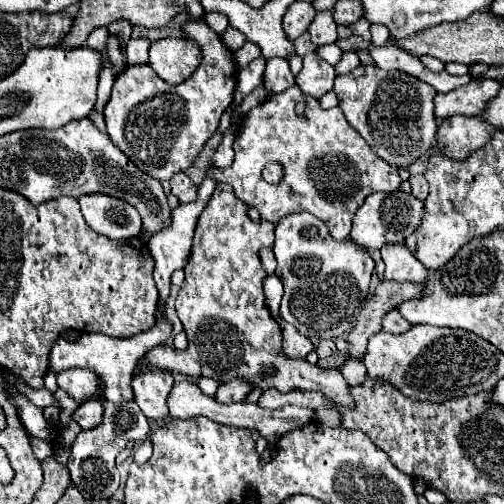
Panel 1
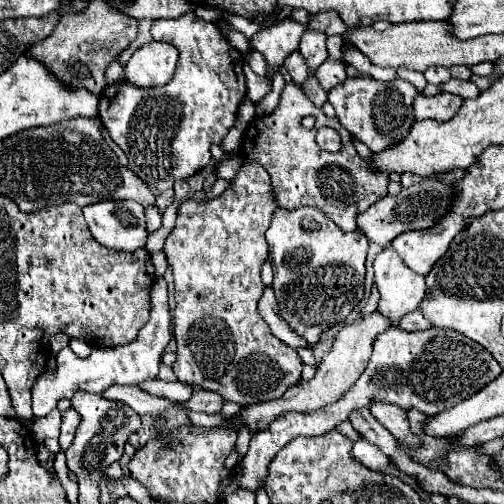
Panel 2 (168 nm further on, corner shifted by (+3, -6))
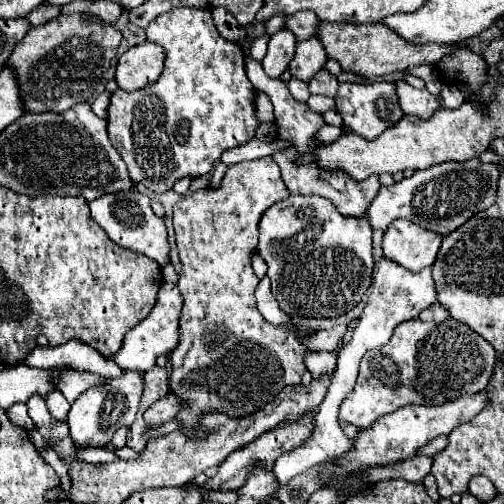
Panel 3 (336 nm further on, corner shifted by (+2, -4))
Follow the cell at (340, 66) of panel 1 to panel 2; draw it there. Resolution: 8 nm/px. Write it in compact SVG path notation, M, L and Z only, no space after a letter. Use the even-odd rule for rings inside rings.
M328 58L318 66L314 76L316 76L318 84L322 84L322 88L326 92L330 92L334 86L338 86L338 84L342 84L346 80L346 68L338 60Z

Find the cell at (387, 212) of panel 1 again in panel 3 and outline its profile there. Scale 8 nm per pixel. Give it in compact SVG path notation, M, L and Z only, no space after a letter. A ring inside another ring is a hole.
M477 158L467 162L435 164L431 168L415 172L411 178L395 182L393 186L383 186L365 216L373 230L385 232L393 220L405 218L423 226L425 230L445 236L465 224L473 214L491 206L491 202L495 200L499 176L501 172L495 170L495 166L483 164Z

